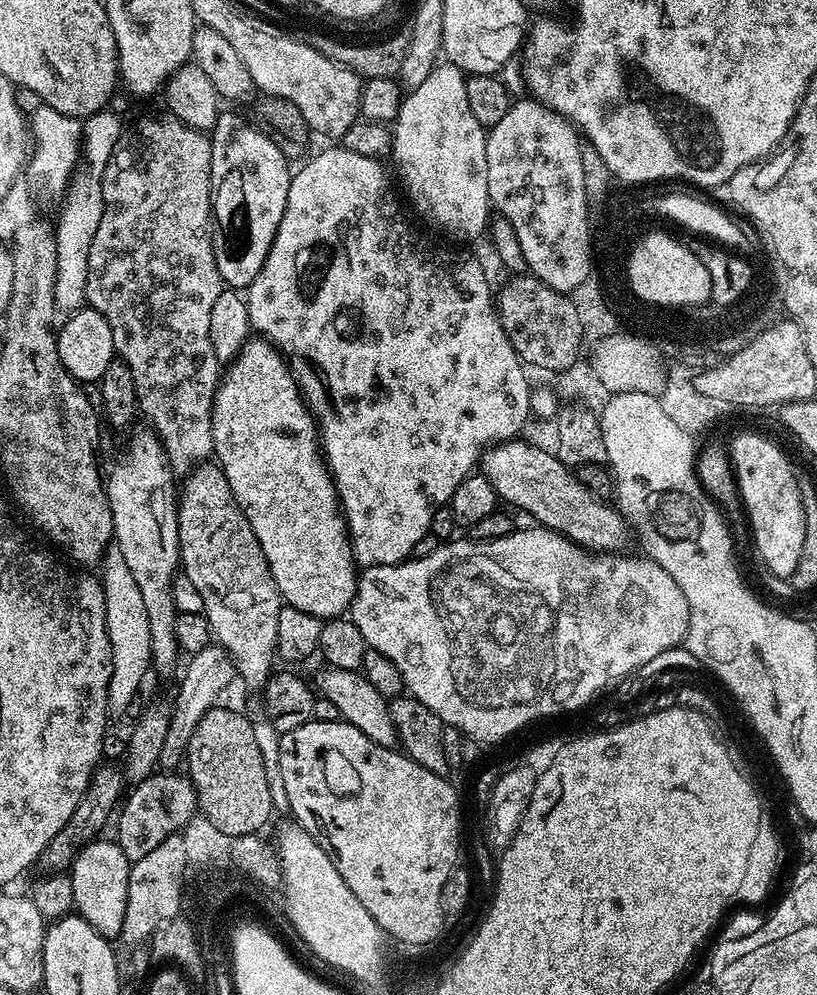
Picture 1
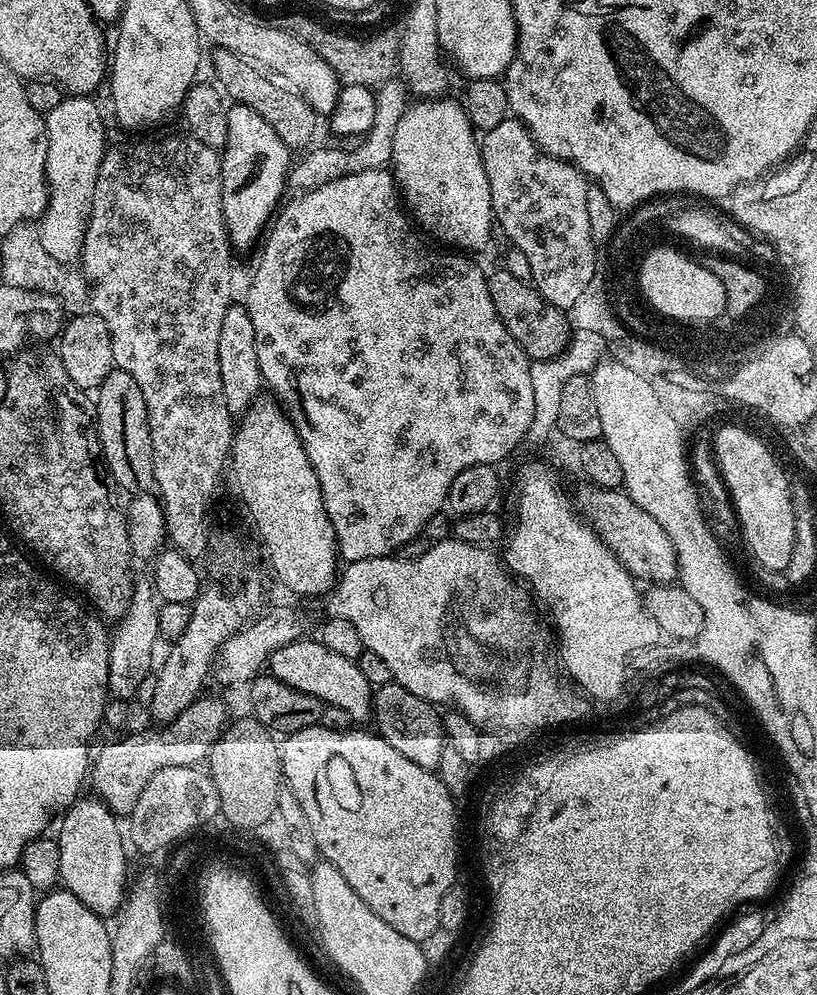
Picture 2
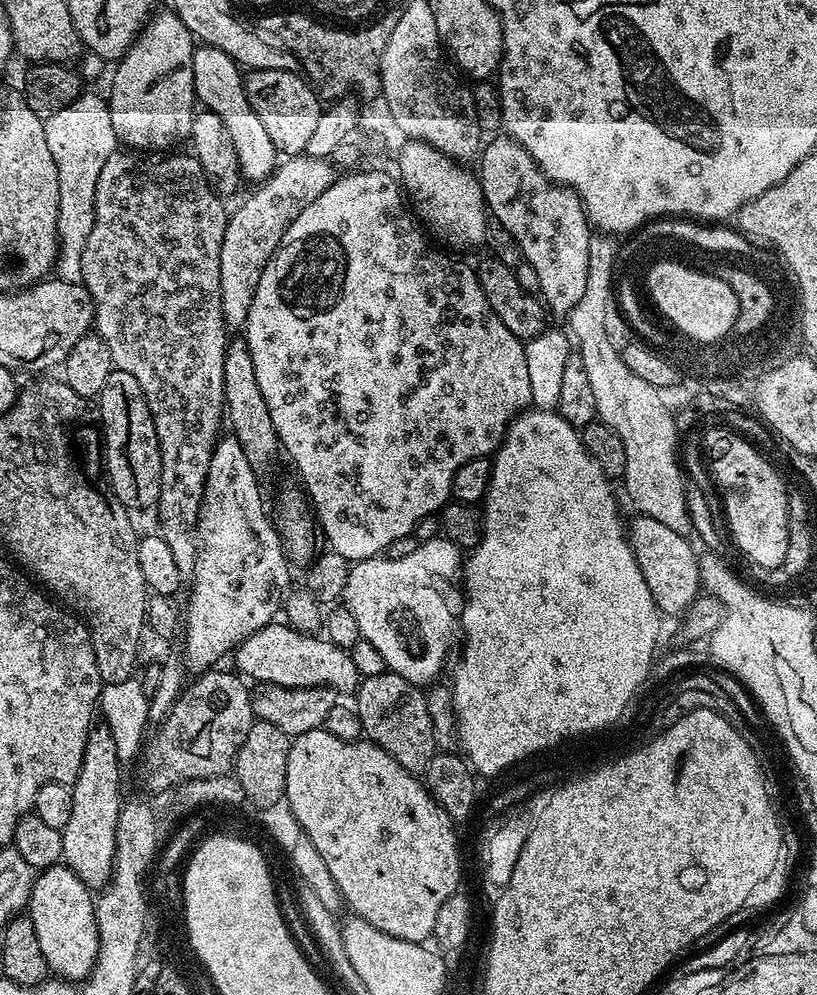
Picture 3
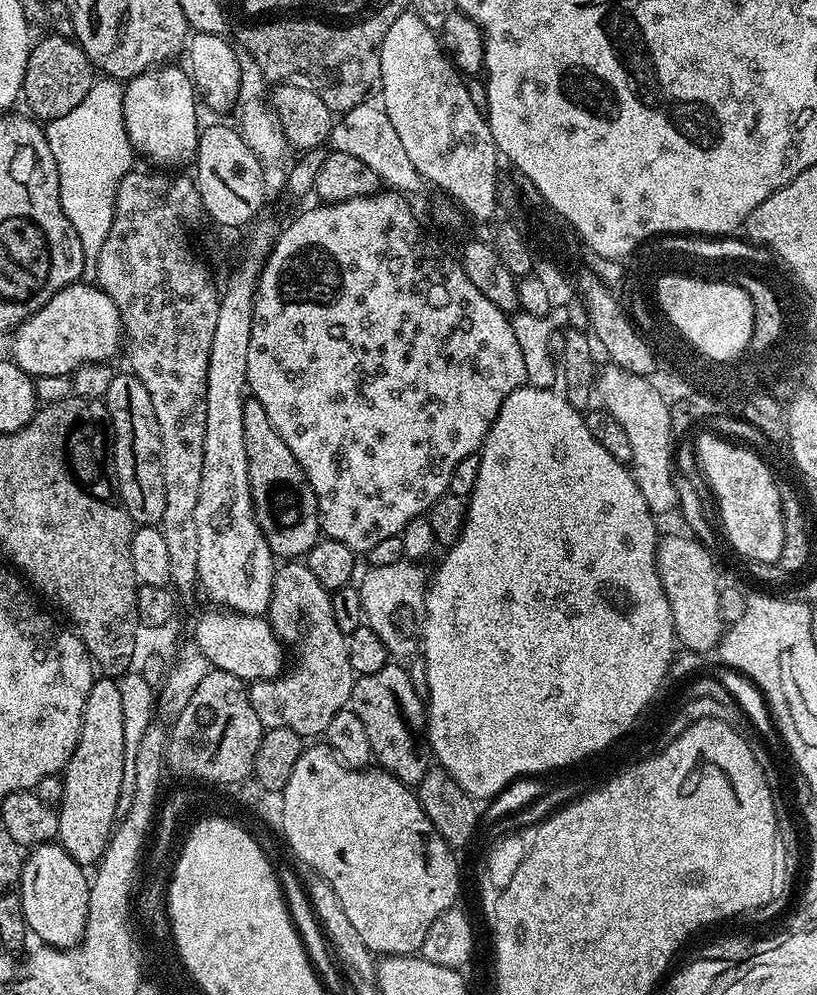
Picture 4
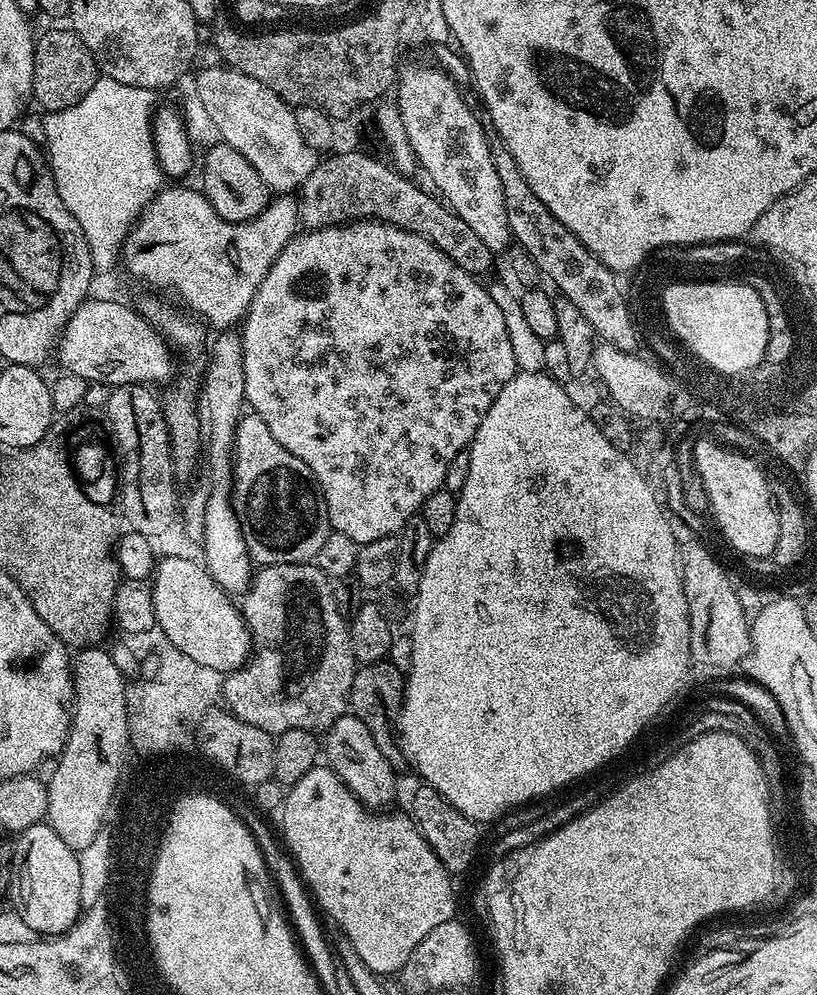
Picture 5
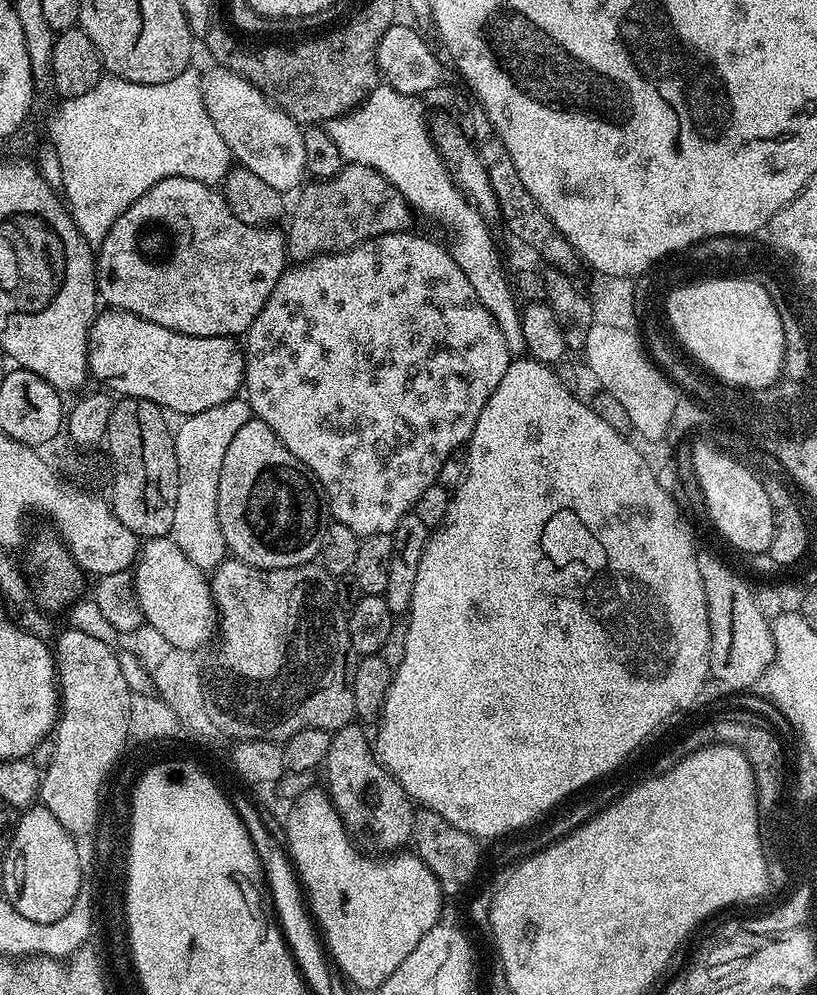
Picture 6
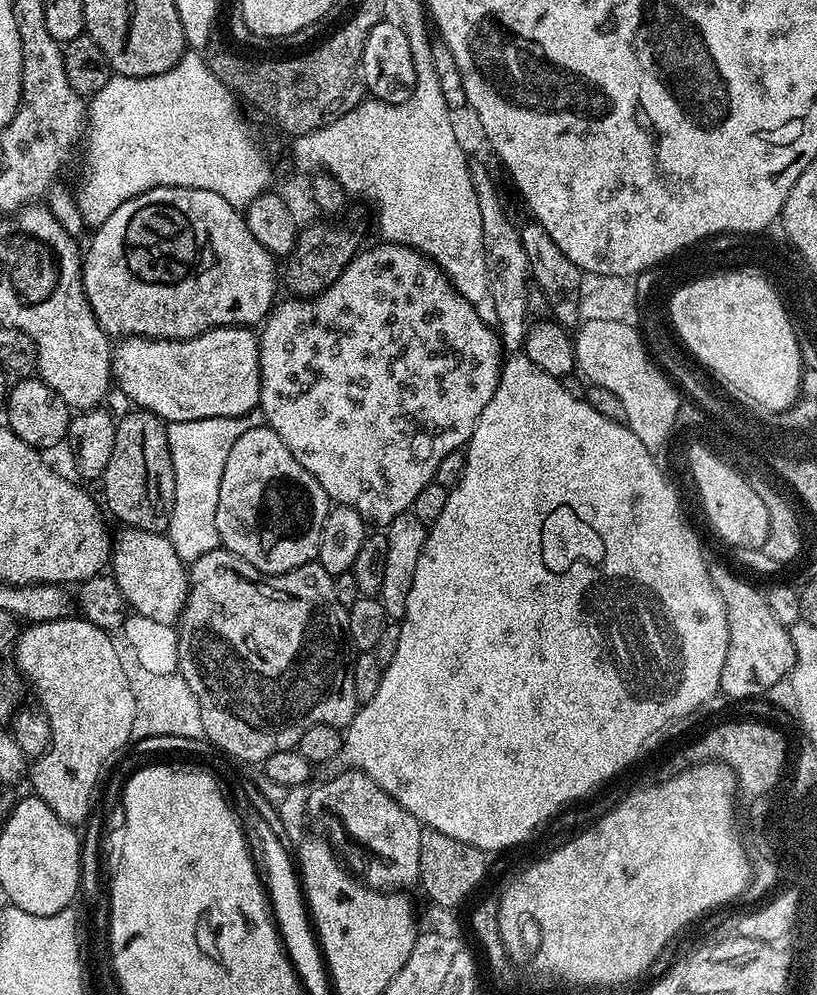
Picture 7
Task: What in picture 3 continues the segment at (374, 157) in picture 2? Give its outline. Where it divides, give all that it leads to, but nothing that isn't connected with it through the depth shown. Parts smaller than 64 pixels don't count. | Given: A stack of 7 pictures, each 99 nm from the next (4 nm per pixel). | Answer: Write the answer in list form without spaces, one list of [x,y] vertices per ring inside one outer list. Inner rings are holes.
[[[307,154],[289,156],[277,163],[276,171],[267,180],[259,186],[253,187],[256,189],[237,206],[236,212],[234,208],[228,217],[226,234],[222,238],[222,254],[220,255],[222,314],[229,329],[243,329],[244,323],[247,322],[250,306],[254,303],[254,290],[258,290],[258,278],[262,278],[262,270],[266,270],[270,258],[283,244],[284,235],[290,222],[294,222],[294,218],[298,218],[298,214],[302,214],[302,210],[306,210],[306,206],[310,206],[310,202],[314,202],[314,198],[319,198],[325,190],[330,190],[330,186],[337,178],[338,168],[331,159],[312,157]]]

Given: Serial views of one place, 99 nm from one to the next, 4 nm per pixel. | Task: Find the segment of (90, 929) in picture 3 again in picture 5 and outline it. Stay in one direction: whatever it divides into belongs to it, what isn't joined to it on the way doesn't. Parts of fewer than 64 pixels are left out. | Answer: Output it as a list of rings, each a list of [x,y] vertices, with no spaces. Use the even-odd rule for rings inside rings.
[[[46,822],[30,826],[19,833],[15,841],[15,864],[10,891],[11,907],[30,926],[34,933],[44,938],[63,936],[69,932],[82,915],[82,883],[79,858],[76,851]]]

